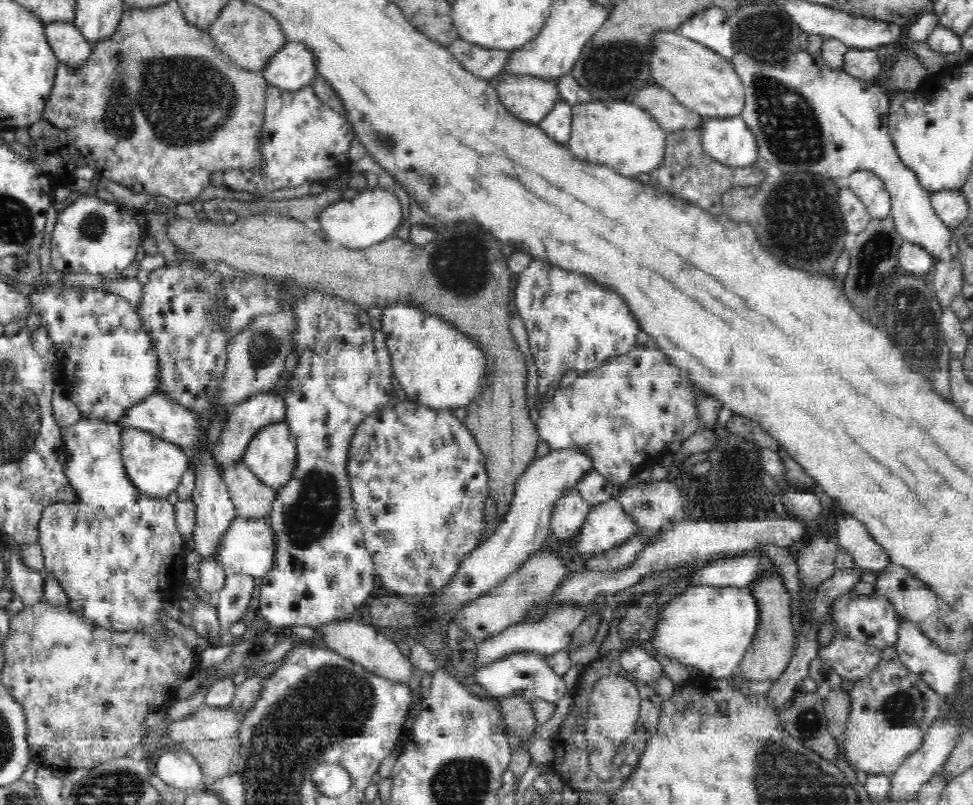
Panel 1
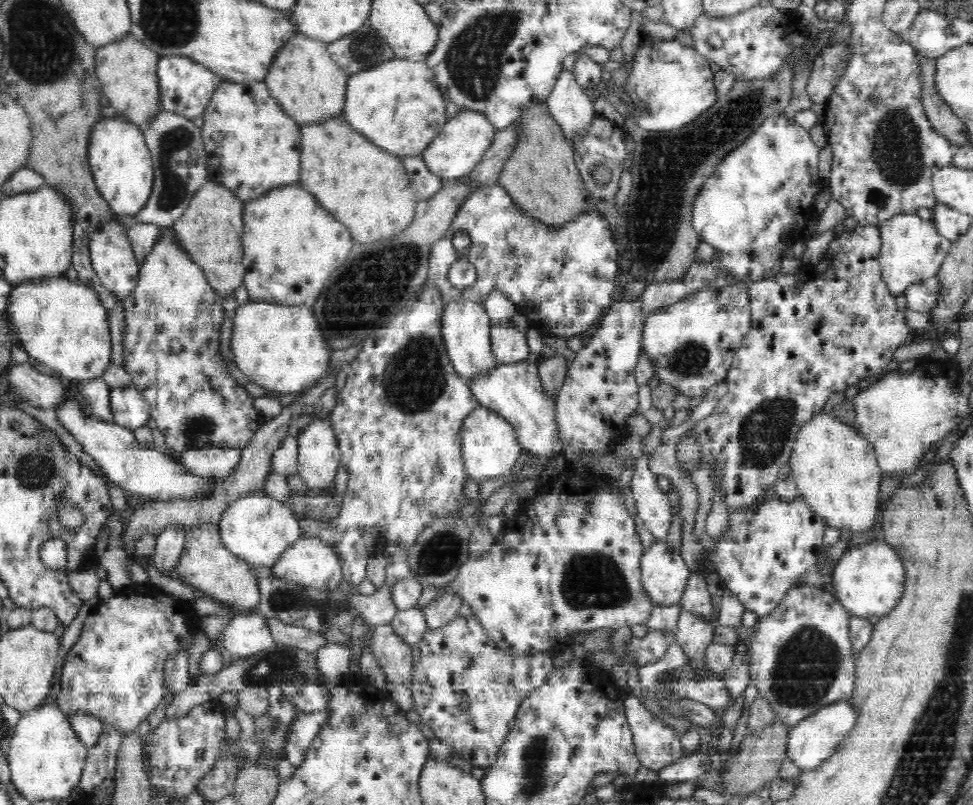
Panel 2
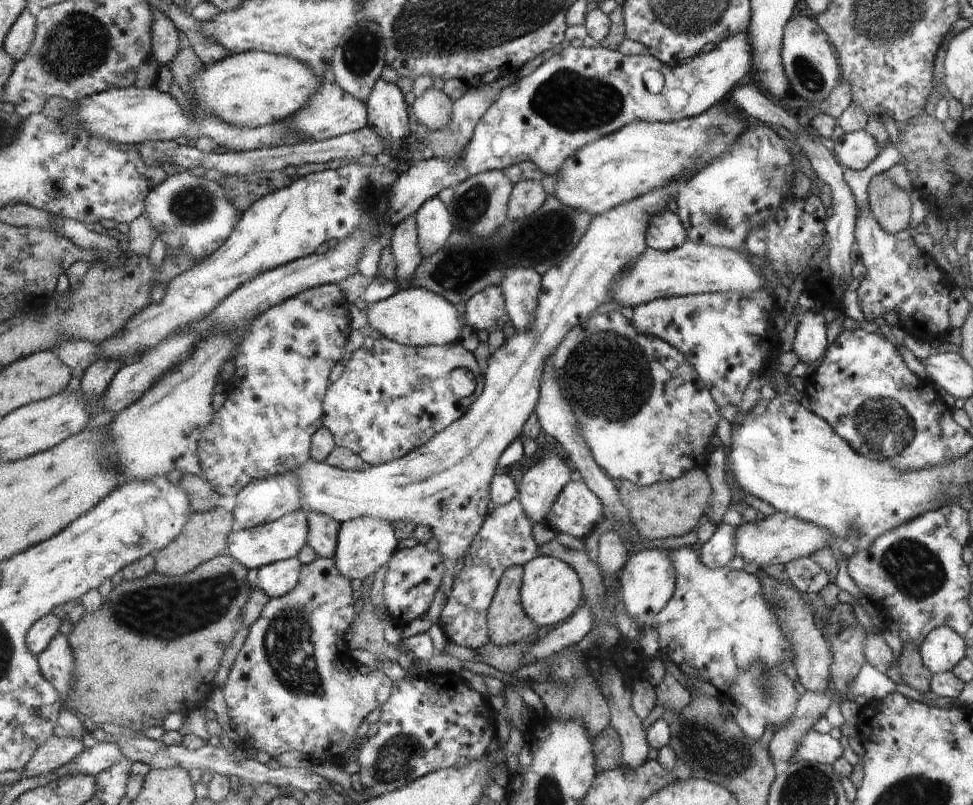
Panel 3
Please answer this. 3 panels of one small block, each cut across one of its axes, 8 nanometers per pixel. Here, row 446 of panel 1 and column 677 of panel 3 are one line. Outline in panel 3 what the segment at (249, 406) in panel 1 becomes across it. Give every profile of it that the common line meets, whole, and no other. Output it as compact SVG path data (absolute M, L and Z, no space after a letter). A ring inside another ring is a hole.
M664 209L656 216L652 216L646 239L647 246L651 249L671 251L687 242L687 229L676 213Z

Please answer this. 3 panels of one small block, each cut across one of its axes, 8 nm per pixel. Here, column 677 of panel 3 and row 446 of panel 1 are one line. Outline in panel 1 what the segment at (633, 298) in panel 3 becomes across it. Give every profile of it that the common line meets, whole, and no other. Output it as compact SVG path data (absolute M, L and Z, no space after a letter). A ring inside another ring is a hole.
M282 421L260 428L248 444L243 461L266 486L278 490L295 474L297 454L297 439Z

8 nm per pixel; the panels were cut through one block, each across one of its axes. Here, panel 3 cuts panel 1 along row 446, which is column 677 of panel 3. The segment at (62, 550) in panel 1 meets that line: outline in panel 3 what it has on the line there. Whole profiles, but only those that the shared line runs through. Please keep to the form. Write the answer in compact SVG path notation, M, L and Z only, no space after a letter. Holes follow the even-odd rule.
M747 32L736 33L720 42L716 49L695 55L692 59L685 59L675 67L664 64L659 58L648 53L628 55L602 45L578 48L570 45L560 53L550 53L529 76L517 78L510 86L500 90L492 106L487 108L476 124L472 138L457 157L416 157L405 164L404 170L399 172L398 180L392 186L390 211L387 216L392 224L401 223L416 214L428 199L438 196L440 191L454 188L471 176L491 170L503 171L524 161L533 162L545 175L556 176L561 166L580 149L614 134L632 121L669 123L702 115L712 106L719 105L726 98L728 90L732 90L734 84L745 78L744 74L750 74L748 70L750 64L753 64L752 59ZM648 68L660 70L665 78L664 90L658 94L648 92L642 80L642 74Z

